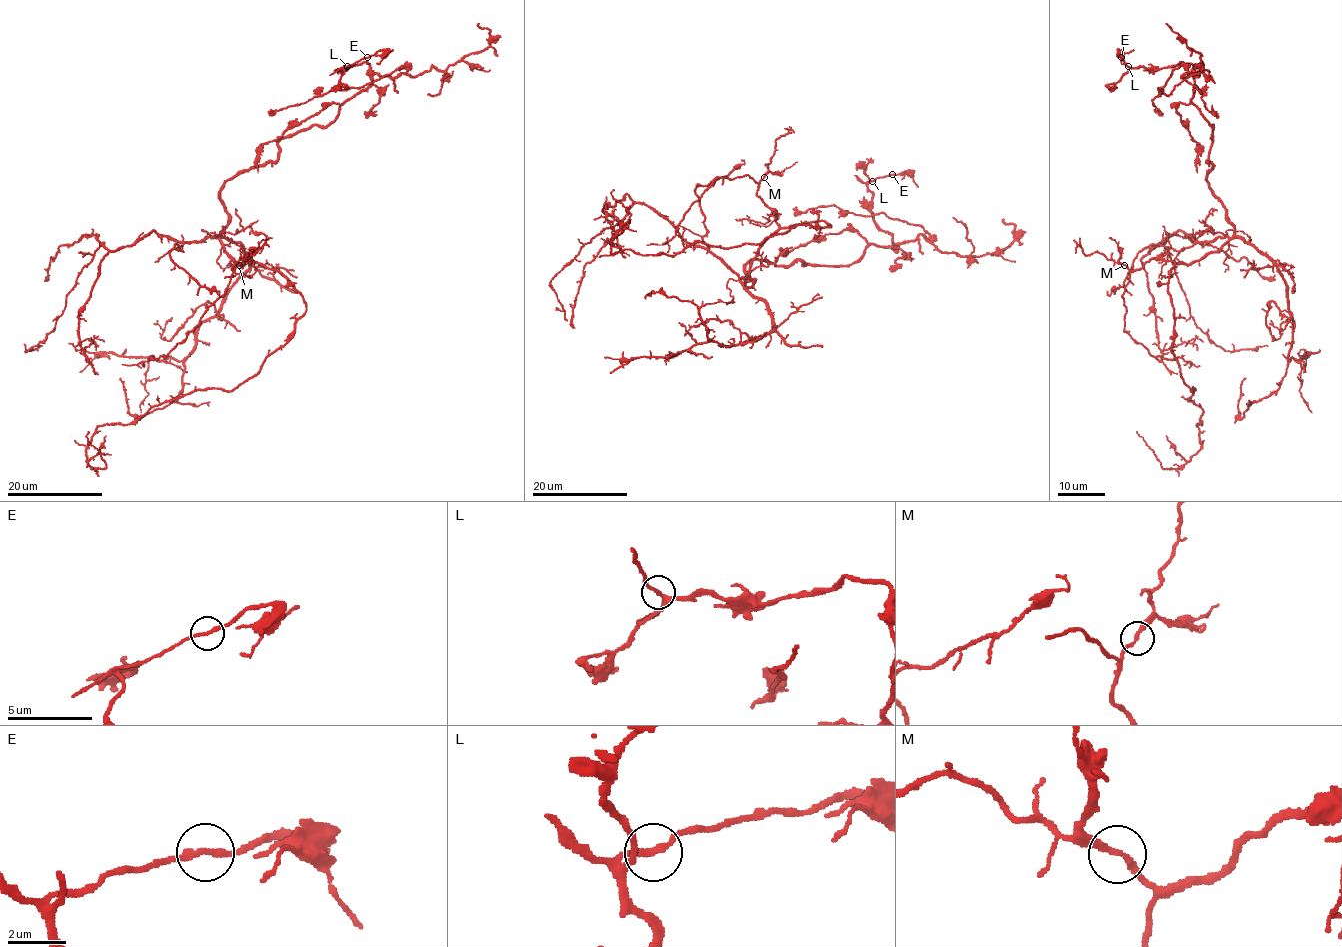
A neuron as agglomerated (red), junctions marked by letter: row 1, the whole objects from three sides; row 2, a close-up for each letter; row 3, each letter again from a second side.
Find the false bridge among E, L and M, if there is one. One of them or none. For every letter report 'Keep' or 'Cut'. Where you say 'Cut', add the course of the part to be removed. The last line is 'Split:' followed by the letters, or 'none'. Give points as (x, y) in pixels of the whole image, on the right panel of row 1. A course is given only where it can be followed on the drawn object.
E: Keep
L: Keep
M: Keep
Split: none

